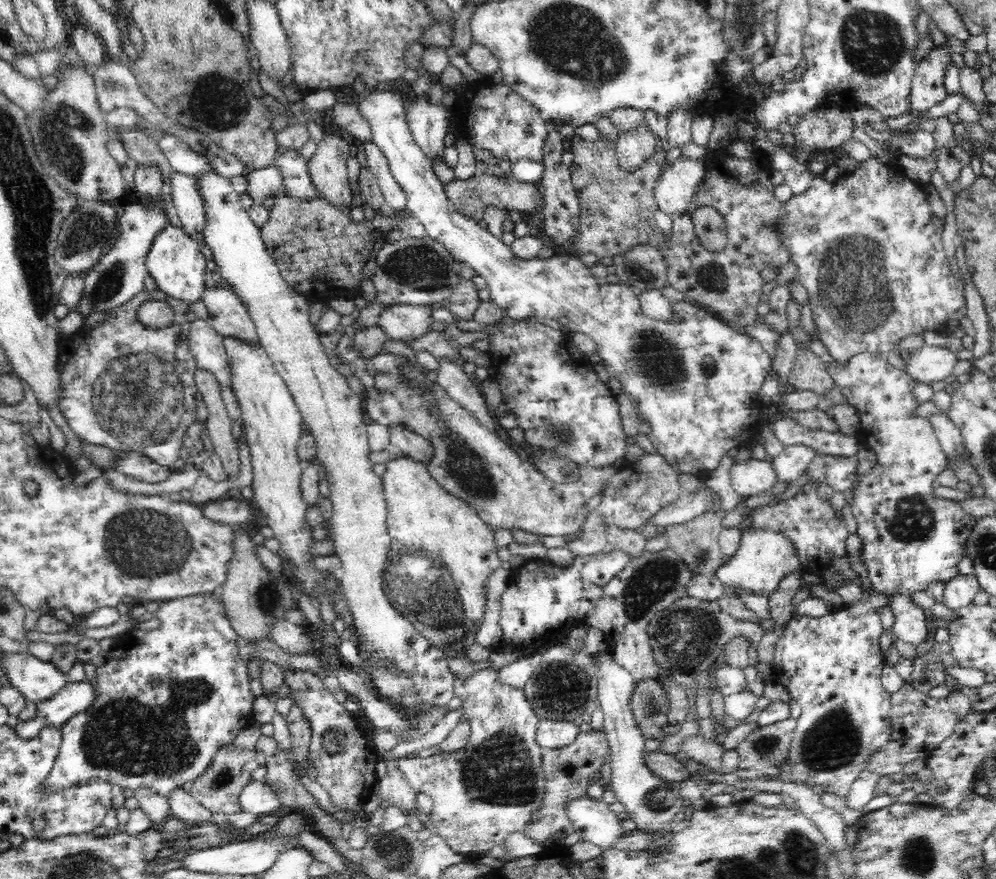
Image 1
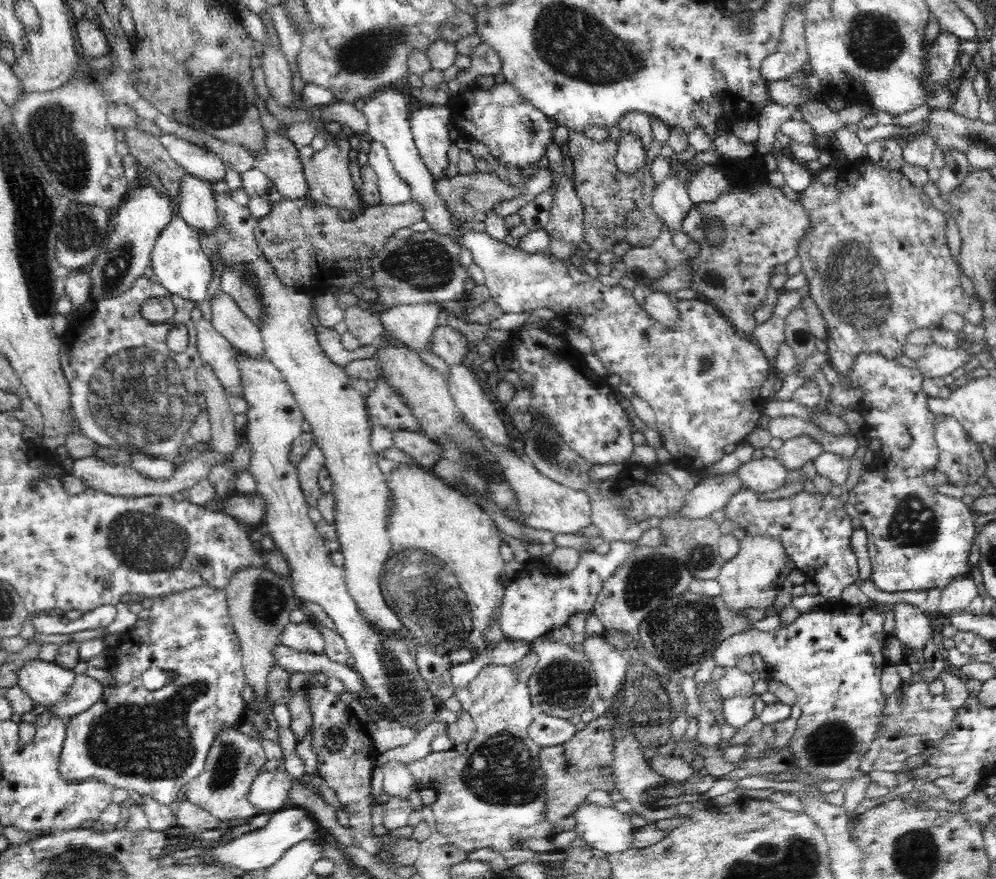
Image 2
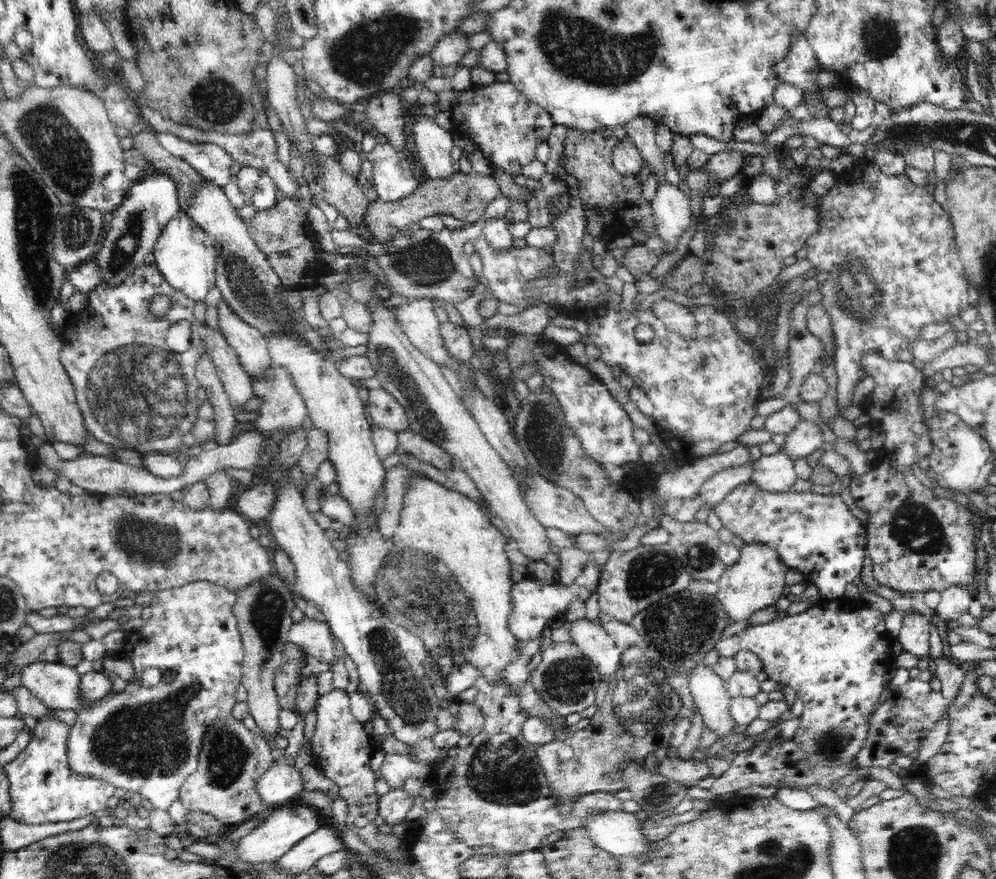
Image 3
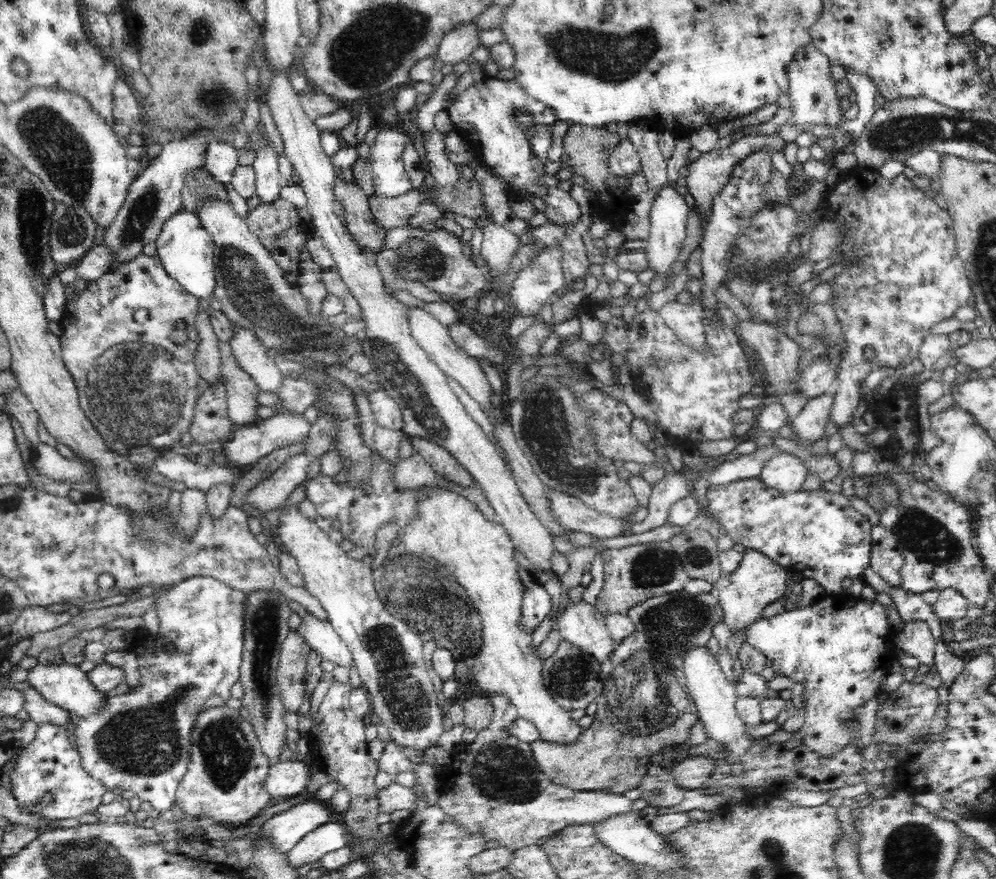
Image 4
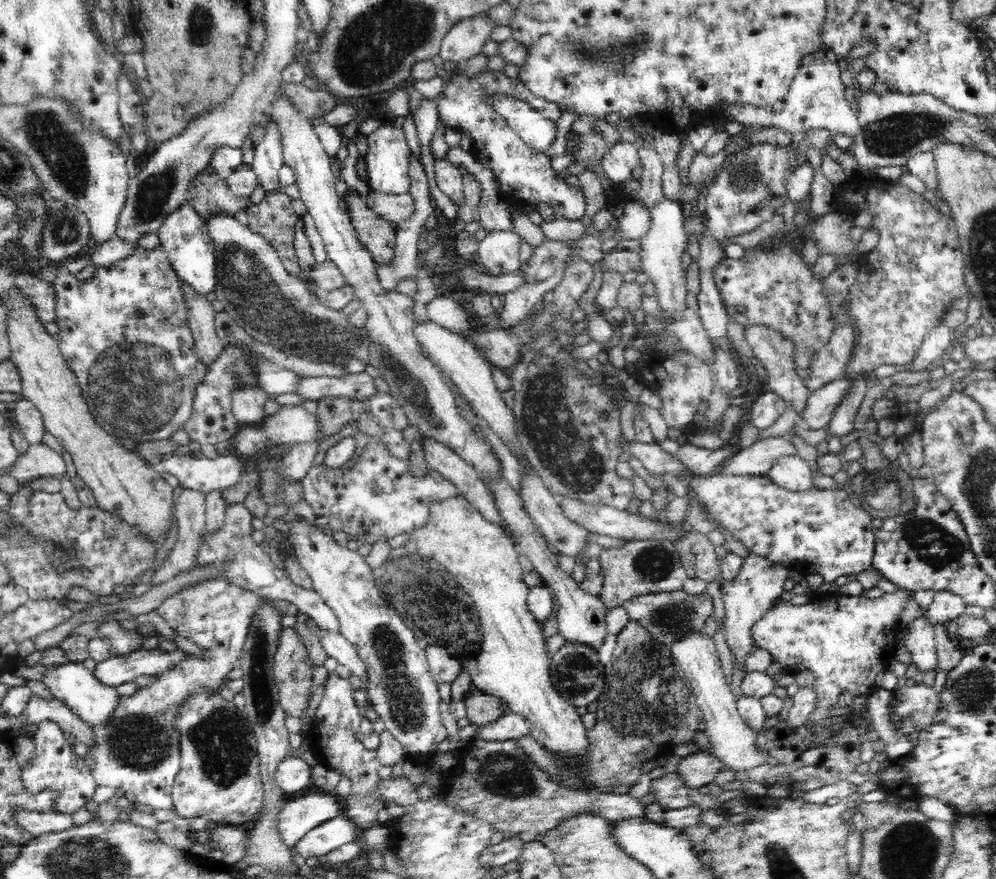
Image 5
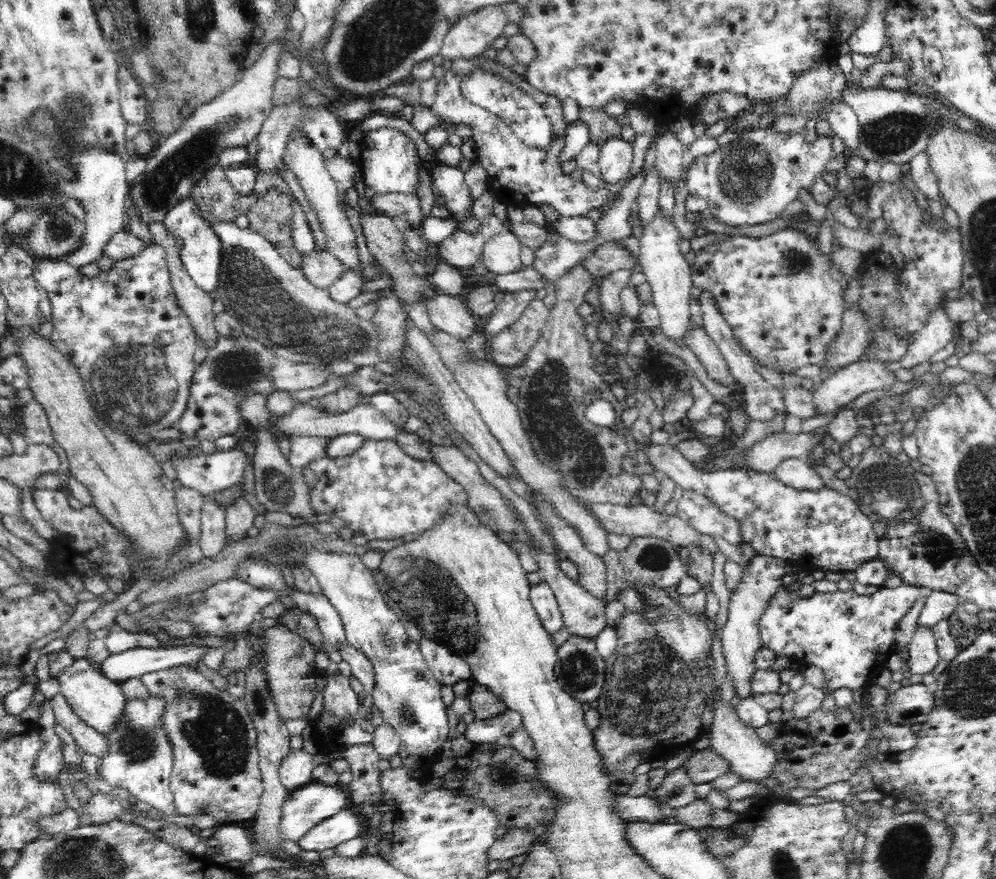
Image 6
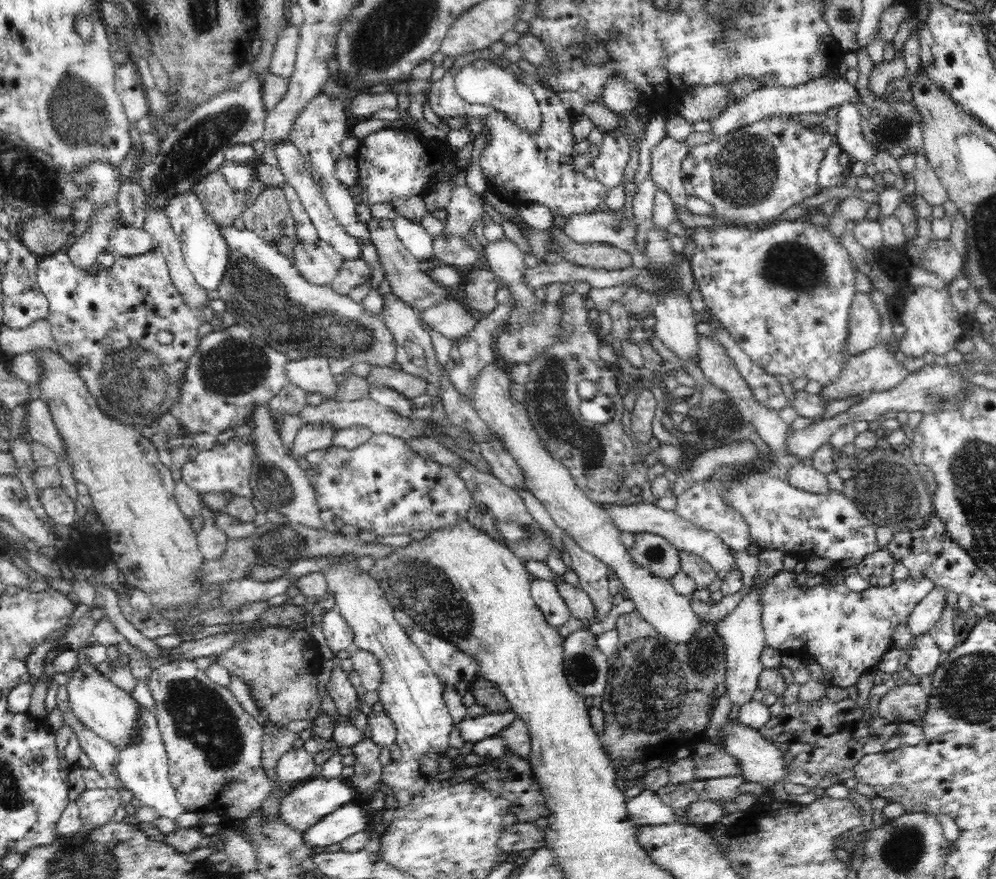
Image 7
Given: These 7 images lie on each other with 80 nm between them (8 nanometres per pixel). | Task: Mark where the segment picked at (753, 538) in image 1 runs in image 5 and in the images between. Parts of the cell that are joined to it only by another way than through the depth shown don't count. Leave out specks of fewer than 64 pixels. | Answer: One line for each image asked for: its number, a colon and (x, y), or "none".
2: (752, 578)
3: (756, 580)
4: (758, 580)
5: (747, 598)

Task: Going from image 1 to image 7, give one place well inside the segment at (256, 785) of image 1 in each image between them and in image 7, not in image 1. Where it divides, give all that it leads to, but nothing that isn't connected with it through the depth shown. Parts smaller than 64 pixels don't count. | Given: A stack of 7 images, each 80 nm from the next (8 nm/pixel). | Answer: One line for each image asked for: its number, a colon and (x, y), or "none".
2: (268, 792)
3: (282, 782)
4: (286, 779)
5: (293, 773)
6: (295, 771)
7: (297, 766)

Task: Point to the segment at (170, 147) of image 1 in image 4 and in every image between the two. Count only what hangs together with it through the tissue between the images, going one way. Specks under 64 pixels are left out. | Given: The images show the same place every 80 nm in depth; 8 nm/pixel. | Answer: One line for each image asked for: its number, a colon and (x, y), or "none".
2: (204, 164)
3: (214, 163)
4: (220, 160)

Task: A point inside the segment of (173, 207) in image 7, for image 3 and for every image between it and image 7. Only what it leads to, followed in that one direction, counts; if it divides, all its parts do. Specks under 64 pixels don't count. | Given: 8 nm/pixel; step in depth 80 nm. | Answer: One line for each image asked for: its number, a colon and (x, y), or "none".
3: (185, 256)
4: (186, 250)
5: (184, 235)
6: (200, 255)

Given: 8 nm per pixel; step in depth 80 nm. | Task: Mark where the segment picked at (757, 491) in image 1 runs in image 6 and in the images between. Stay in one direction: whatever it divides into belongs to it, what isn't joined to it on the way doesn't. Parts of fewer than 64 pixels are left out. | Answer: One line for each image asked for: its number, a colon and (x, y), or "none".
2: (762, 475)
3: (773, 473)
4: (785, 472)
5: (792, 472)
6: (798, 474)

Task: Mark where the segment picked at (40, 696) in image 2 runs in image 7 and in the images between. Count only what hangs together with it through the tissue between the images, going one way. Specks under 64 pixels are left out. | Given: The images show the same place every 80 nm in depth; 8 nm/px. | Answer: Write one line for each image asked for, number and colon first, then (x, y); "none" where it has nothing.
3: (56, 685)
4: (65, 685)
5: (73, 684)
6: (98, 701)
7: (110, 712)

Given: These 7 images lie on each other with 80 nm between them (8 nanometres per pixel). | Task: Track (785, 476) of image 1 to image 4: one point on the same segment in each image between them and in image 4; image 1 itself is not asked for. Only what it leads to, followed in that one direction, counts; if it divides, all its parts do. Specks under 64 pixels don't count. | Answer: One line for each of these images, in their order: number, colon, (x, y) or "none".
2: (794, 452)
3: (806, 437)
4: (809, 425)

